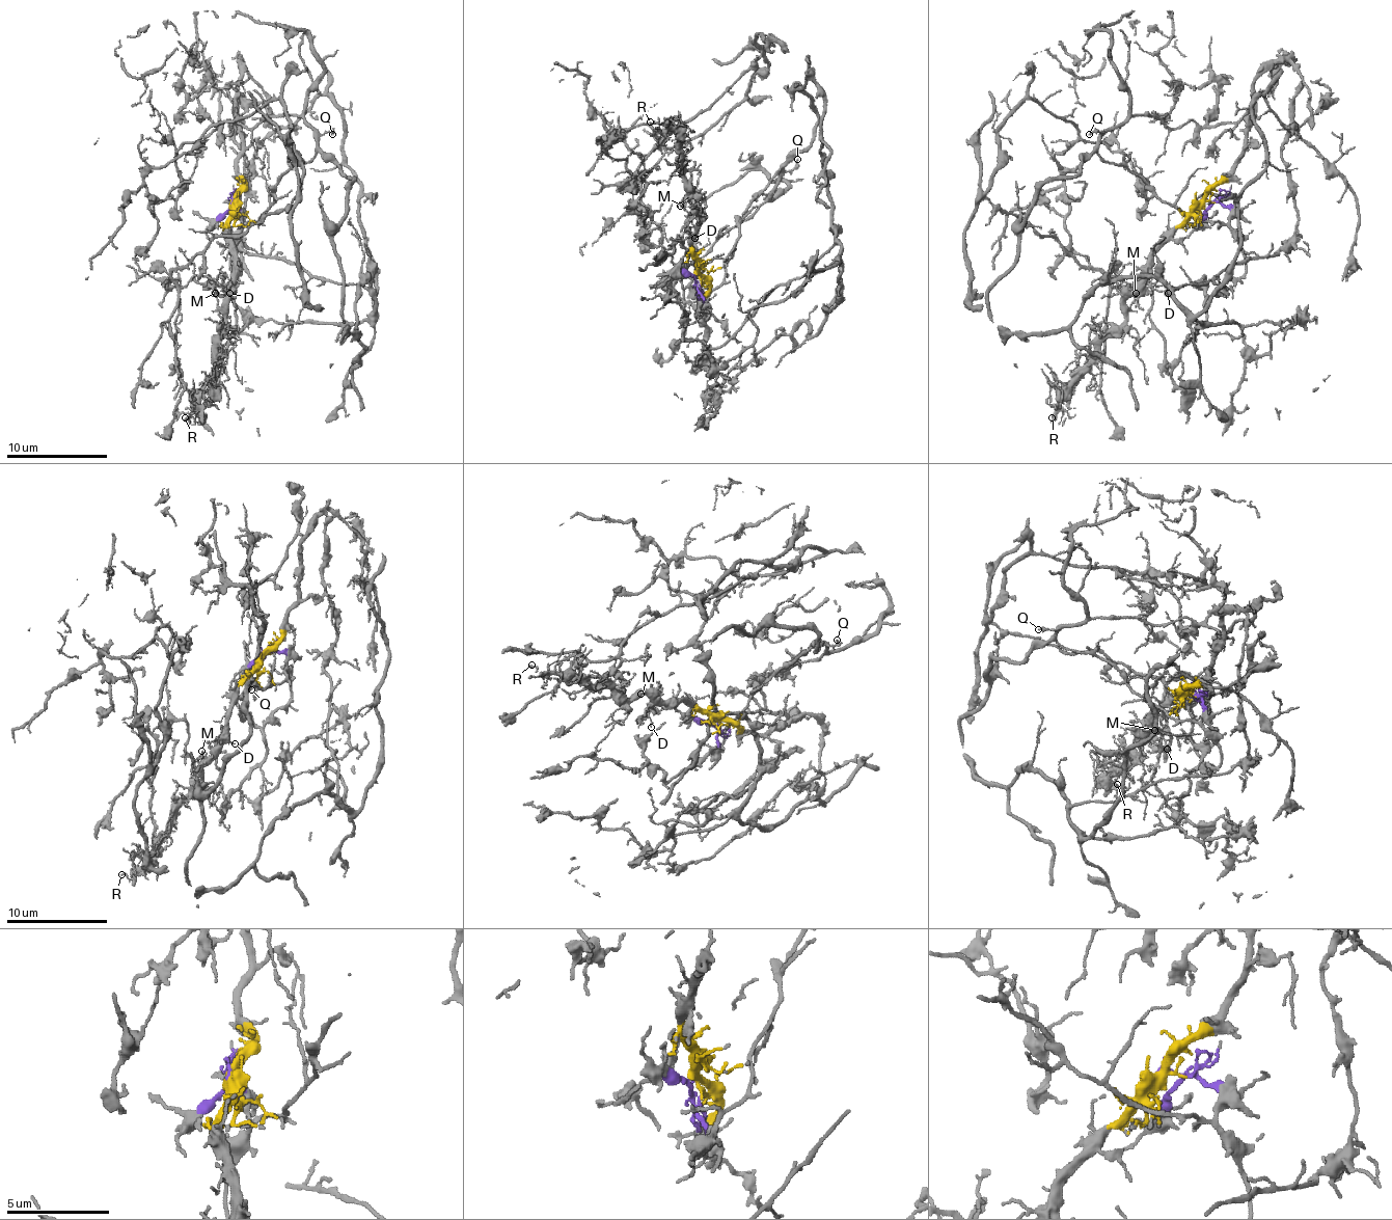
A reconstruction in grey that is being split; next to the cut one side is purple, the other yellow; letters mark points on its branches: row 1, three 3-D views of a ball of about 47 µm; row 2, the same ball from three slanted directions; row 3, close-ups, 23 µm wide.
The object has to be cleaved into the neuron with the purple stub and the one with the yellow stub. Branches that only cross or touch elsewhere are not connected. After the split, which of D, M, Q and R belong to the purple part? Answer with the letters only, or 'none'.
Q

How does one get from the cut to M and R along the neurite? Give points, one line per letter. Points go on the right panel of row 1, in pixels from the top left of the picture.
M: (1201, 201), (1153, 254), (1151, 272), (1125, 305), (1130, 305), (1136, 293)
R: (1201, 201), (1153, 254), (1151, 272), (1125, 300), (1125, 318), (1100, 343), (1098, 358), (1068, 394), (1053, 418)

